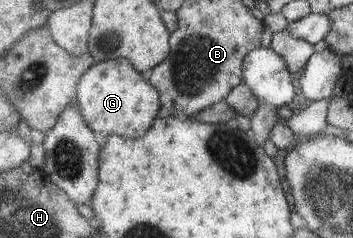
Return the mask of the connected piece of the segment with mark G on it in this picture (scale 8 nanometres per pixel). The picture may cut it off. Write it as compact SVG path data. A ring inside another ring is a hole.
M126 58L99 61L92 65L80 80L77 100L85 120L102 140L112 135L132 140L146 136L158 119L161 107L158 90L144 80L139 69Z

